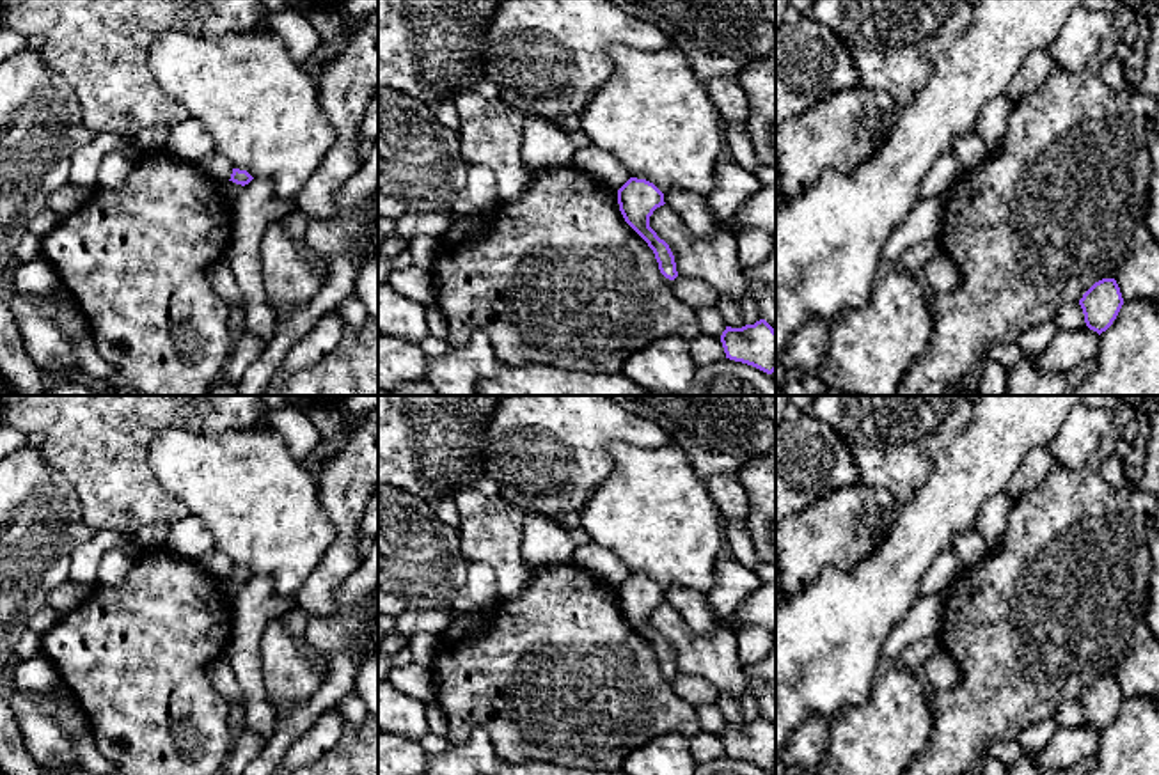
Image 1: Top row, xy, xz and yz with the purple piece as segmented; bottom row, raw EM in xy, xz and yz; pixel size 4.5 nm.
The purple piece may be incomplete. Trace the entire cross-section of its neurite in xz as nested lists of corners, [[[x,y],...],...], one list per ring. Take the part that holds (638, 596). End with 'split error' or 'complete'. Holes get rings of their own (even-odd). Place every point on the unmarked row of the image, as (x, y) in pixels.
[[[630,575],[618,587],[618,601],[625,619],[648,640],[658,660],[660,670],[674,677],[678,674],[674,653],[669,642],[650,624],[650,614],[664,603],[664,591],[650,578]]]; complete

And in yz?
[[[1102,676],[1083,692],[1079,702],[1086,724],[1100,732],[1116,716],[1124,695],[1115,676]]]; complete

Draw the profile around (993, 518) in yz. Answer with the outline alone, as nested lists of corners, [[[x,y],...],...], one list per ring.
[[[1001,491],[982,505],[976,518],[976,530],[983,536],[989,552],[1001,544],[1013,504],[1015,498]]]

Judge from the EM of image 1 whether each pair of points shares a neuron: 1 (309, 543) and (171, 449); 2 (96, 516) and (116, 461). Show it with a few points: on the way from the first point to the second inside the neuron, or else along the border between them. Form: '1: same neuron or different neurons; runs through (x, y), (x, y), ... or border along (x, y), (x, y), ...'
1: same neuron; runs through (275, 522), (236, 483), (204, 472)
2: same neuron; runs through (107, 502), (112, 497), (112, 476)

